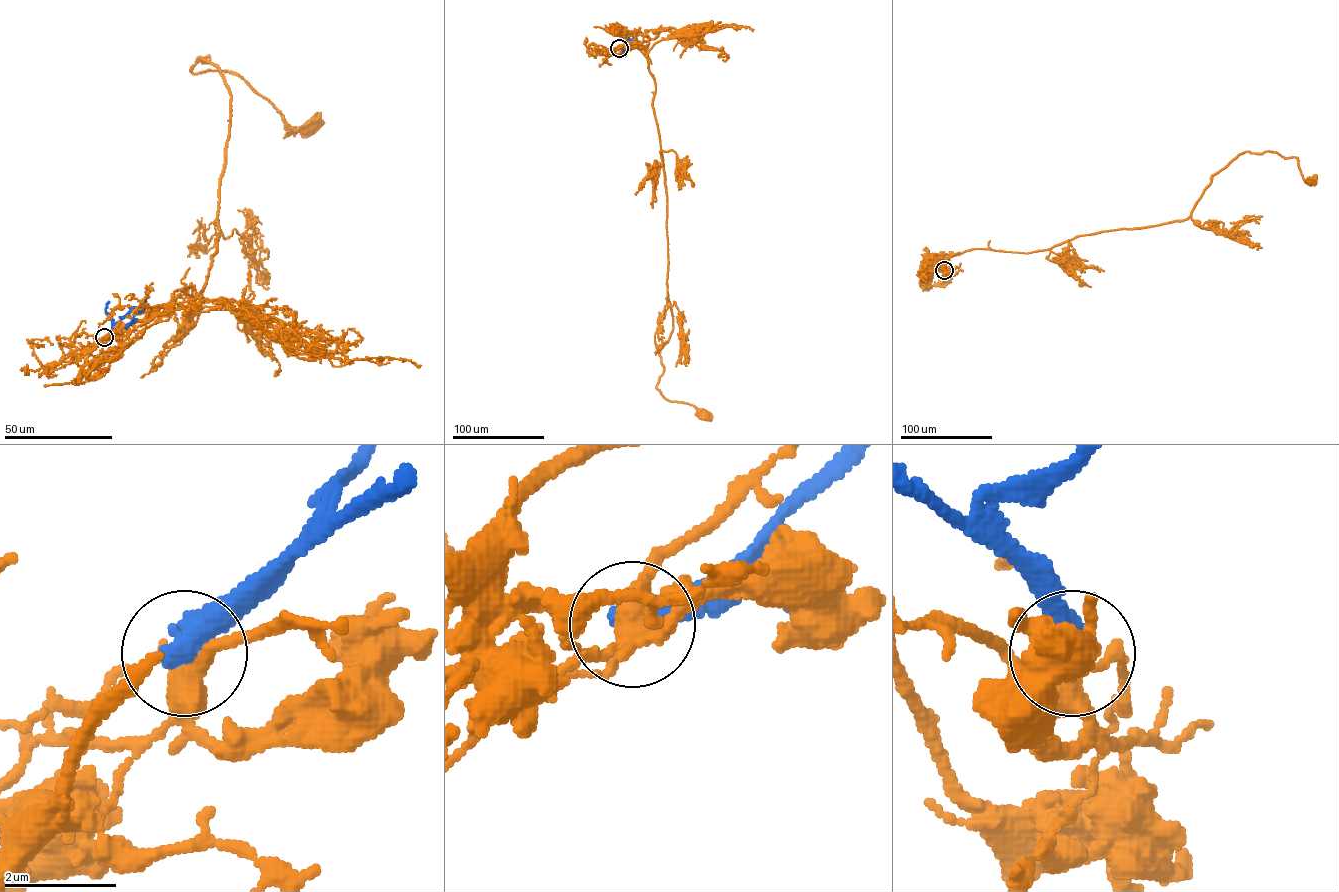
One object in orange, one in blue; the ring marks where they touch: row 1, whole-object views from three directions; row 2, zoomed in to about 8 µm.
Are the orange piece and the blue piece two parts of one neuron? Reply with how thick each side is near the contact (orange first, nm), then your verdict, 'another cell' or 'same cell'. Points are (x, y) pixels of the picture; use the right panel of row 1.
calibres 320 and 550 nm; another cell

